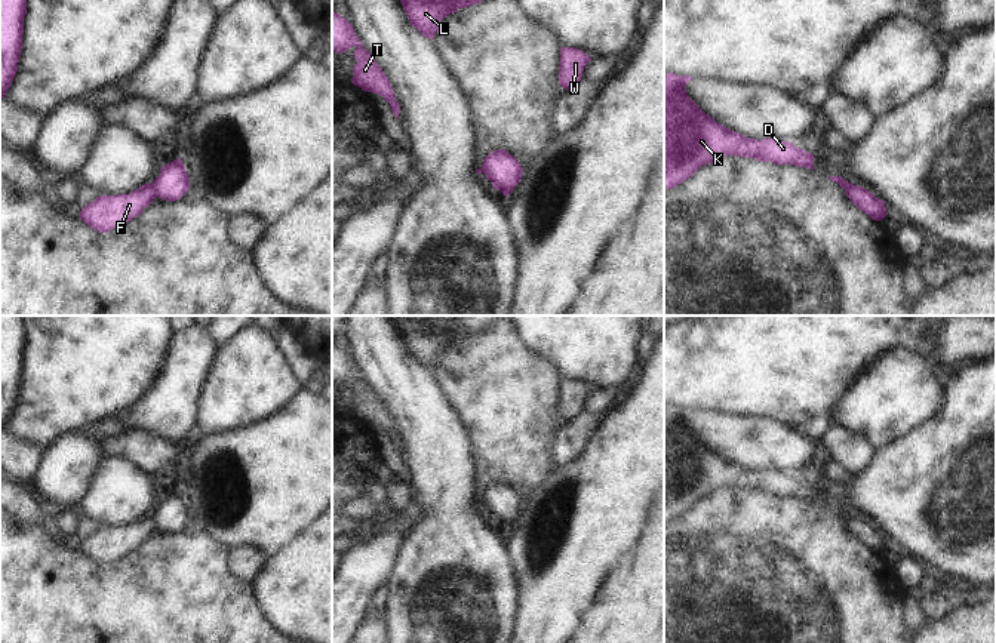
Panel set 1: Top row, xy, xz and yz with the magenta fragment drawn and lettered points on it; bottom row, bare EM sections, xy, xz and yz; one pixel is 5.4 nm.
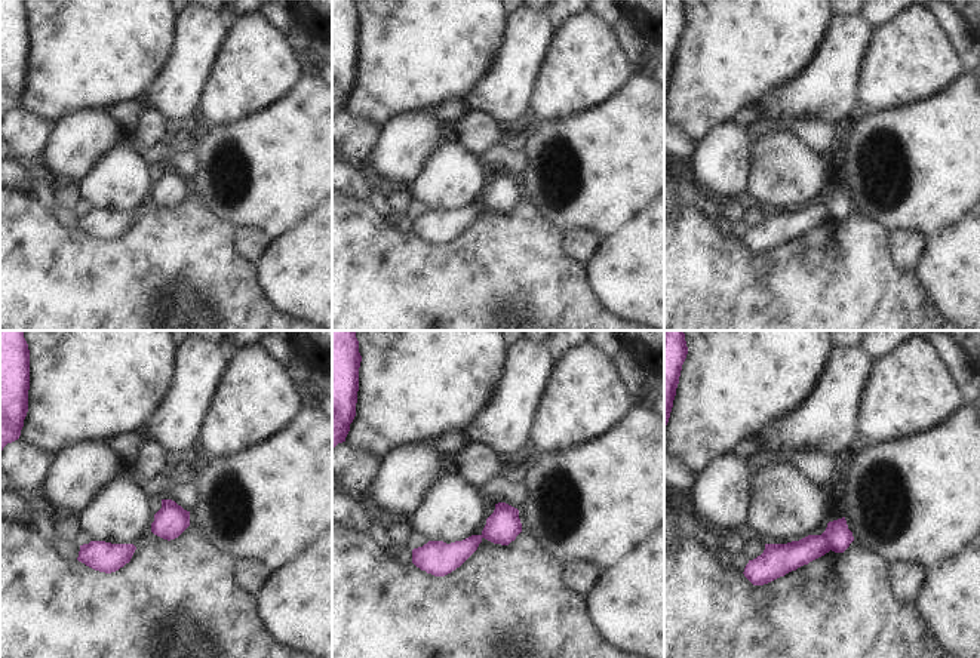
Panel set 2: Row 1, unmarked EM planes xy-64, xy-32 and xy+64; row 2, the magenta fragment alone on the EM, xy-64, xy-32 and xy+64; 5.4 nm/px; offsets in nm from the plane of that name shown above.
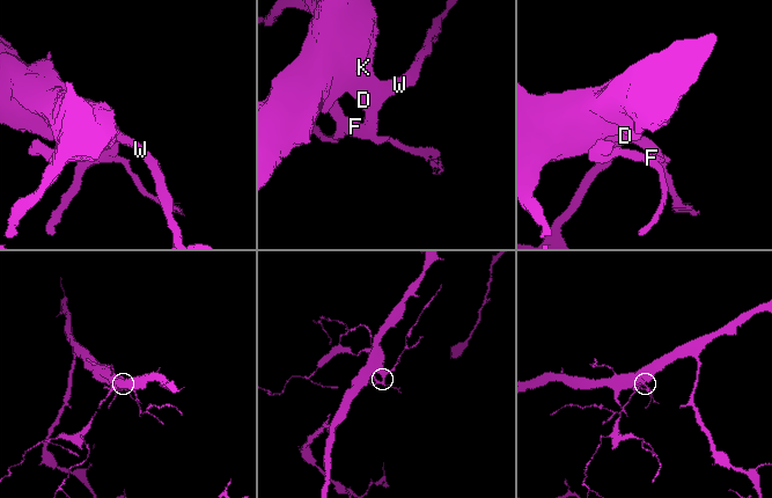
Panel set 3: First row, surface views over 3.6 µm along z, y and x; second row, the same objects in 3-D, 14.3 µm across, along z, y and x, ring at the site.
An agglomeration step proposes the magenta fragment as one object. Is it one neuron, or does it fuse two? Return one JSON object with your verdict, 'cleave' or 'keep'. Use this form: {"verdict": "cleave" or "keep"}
{"verdict": "cleave"}

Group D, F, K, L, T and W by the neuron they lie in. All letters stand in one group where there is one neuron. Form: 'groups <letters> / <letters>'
groups D K L W / F T

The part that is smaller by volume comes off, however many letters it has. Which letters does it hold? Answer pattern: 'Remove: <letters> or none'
Remove: F, T

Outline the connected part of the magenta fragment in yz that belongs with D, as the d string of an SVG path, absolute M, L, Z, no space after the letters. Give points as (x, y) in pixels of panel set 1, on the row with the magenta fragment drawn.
M664 73L664 182L667 190L726 156L814 169L814 154L790 141L747 138L707 116L686 93L689 76Z

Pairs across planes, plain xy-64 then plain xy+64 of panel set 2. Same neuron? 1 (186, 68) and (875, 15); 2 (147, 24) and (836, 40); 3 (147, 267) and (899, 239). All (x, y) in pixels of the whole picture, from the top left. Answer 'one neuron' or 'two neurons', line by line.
1: two neurons
2: two neurons
3: two neurons

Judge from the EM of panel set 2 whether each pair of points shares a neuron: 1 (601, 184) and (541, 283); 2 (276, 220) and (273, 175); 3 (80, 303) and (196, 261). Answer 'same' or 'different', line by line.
1: different
2: same
3: same

